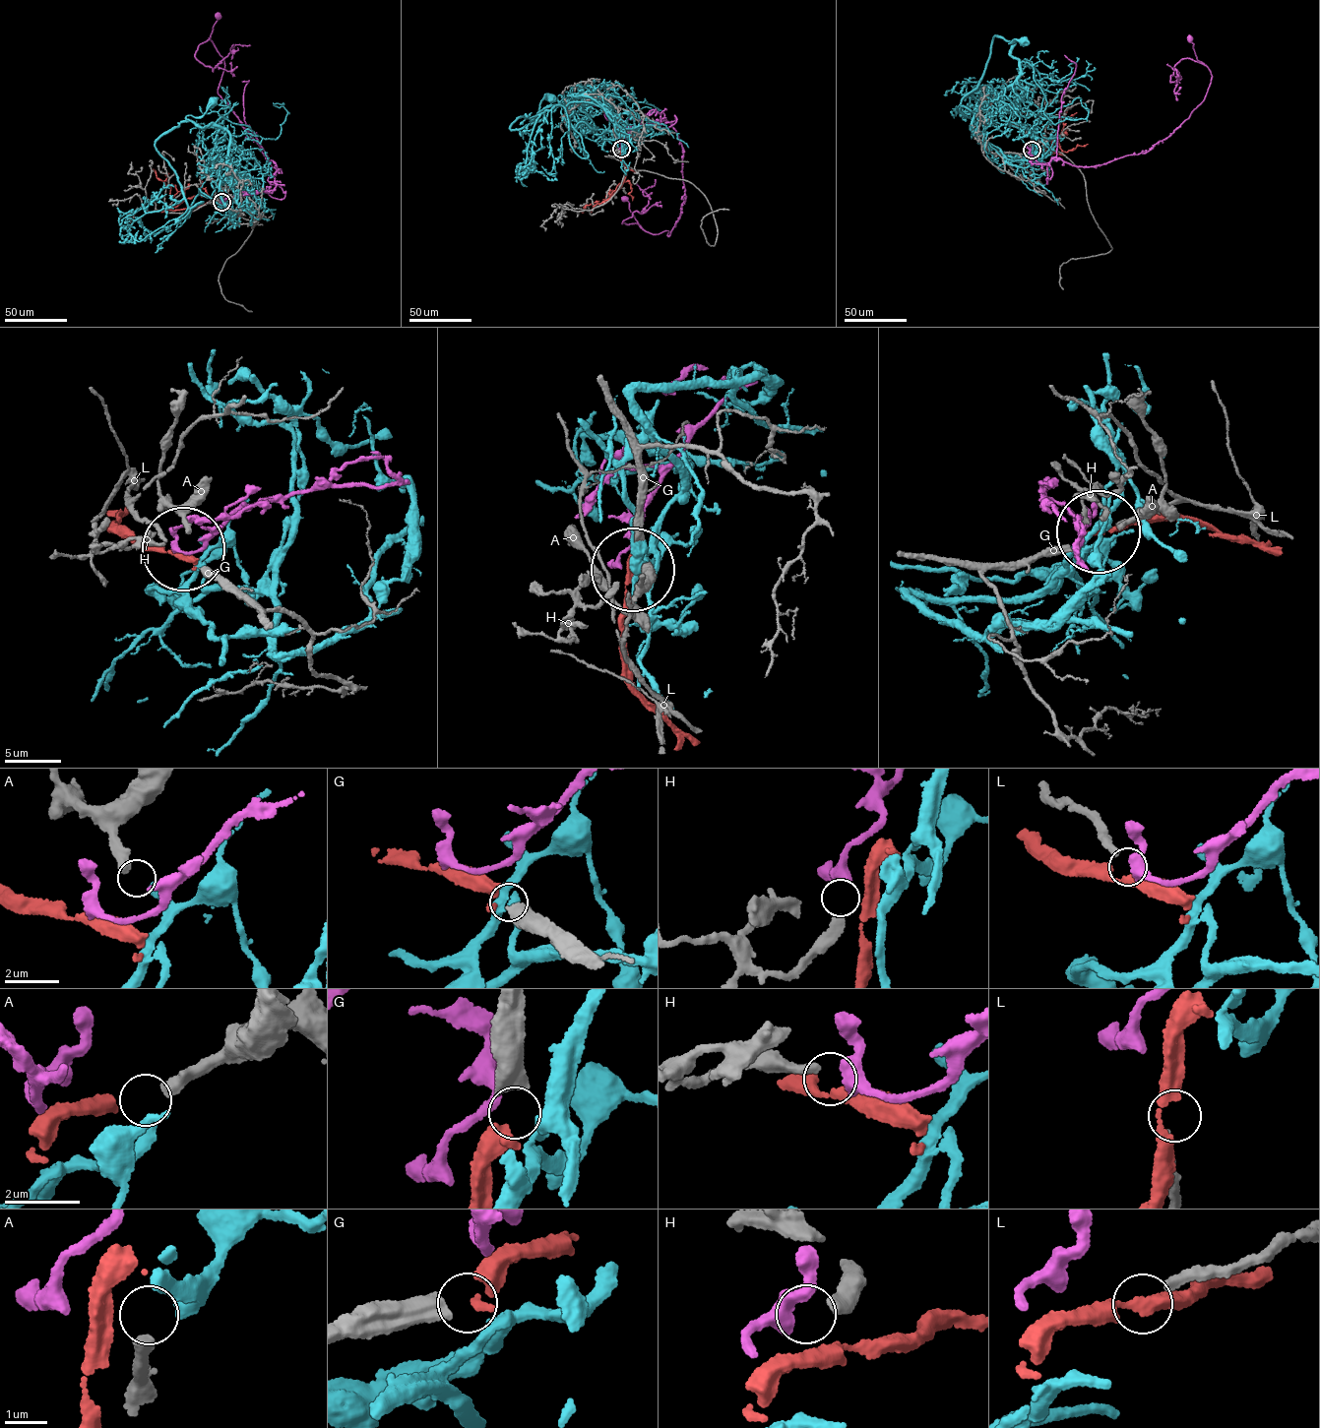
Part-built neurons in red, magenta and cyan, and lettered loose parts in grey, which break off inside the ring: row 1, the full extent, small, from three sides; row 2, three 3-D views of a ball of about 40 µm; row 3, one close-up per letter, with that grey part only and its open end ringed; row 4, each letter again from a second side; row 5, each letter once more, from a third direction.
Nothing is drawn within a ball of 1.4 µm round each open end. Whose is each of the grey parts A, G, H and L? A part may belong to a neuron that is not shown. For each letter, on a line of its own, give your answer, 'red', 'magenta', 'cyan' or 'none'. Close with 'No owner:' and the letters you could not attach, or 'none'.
A: cyan
G: red
H: magenta
L: none
No owner: L

